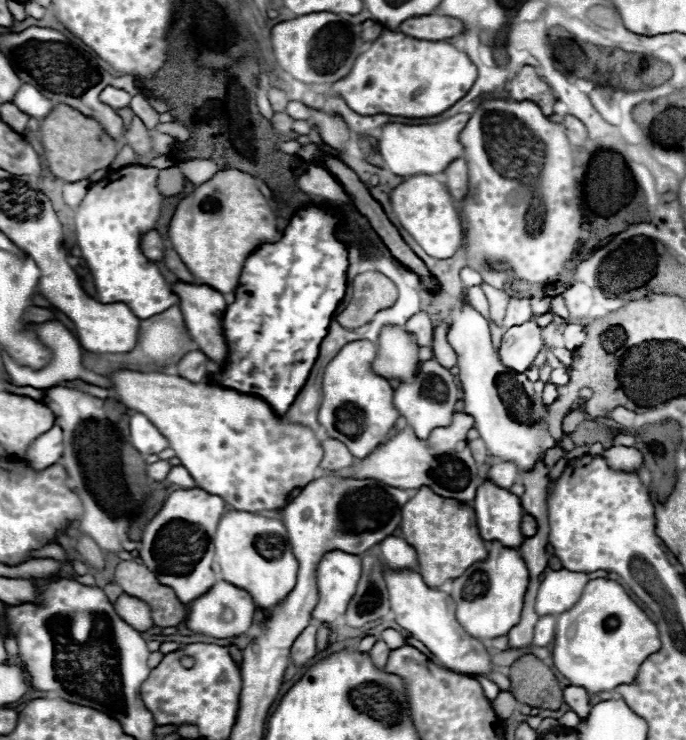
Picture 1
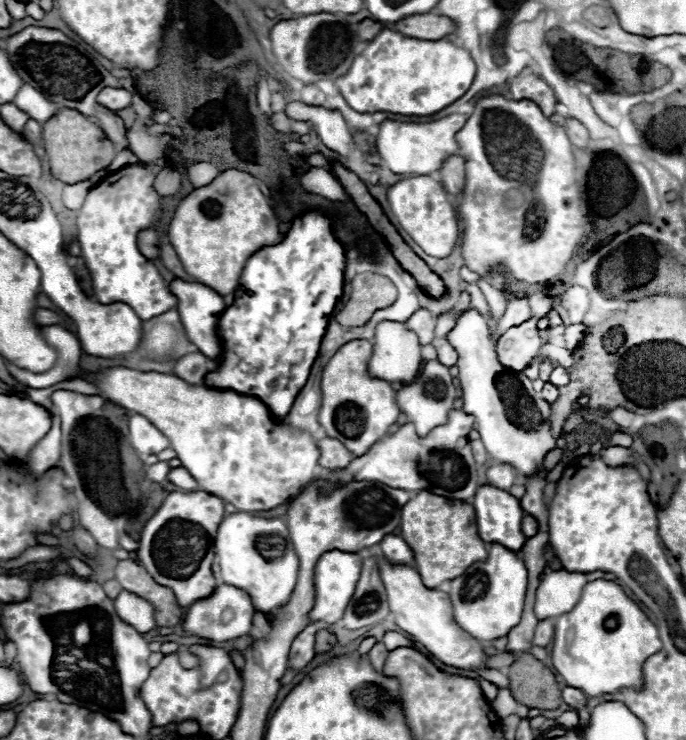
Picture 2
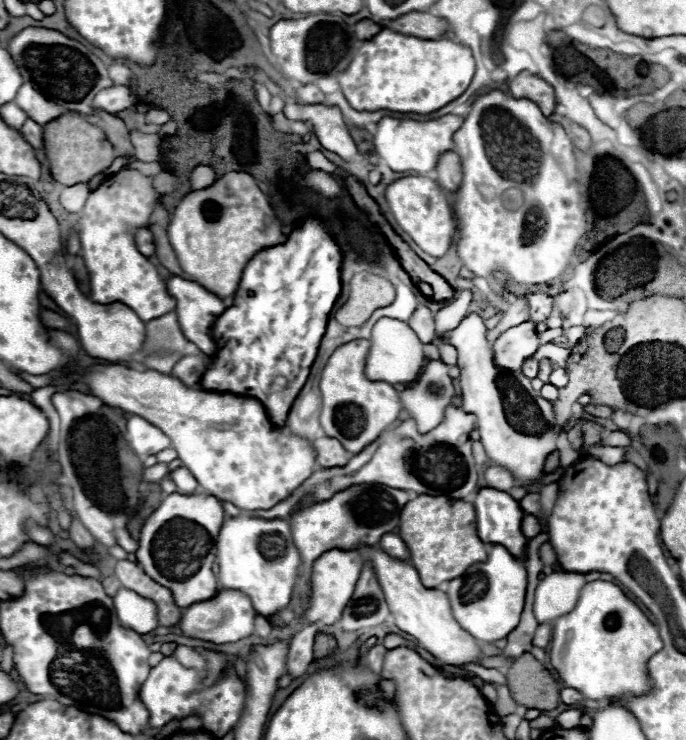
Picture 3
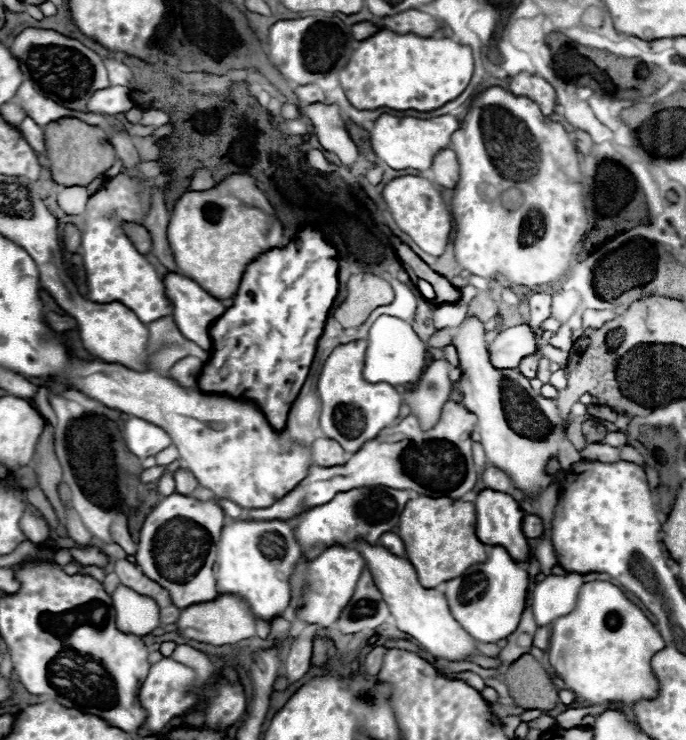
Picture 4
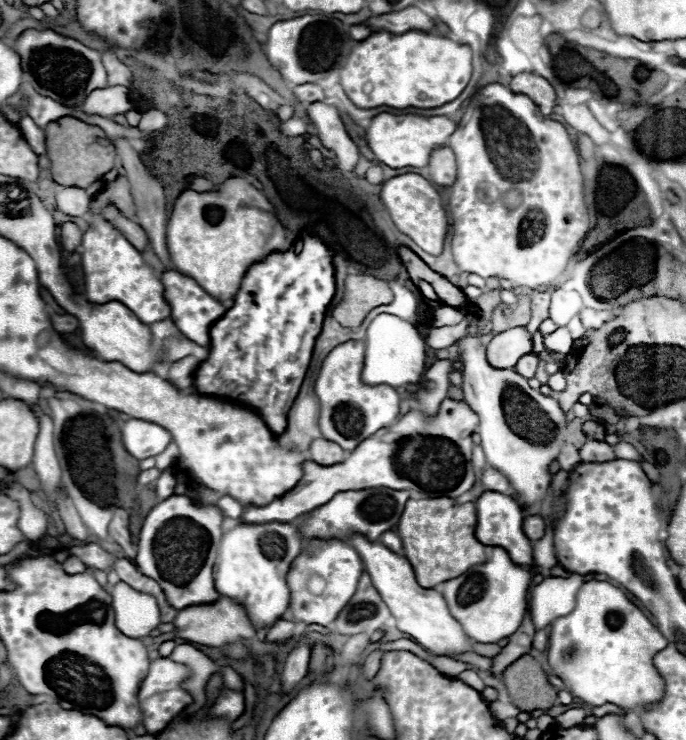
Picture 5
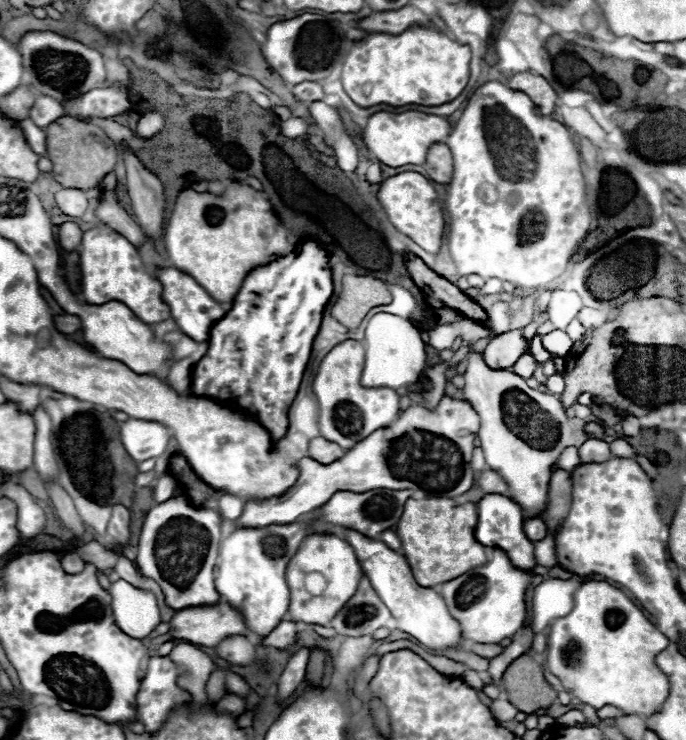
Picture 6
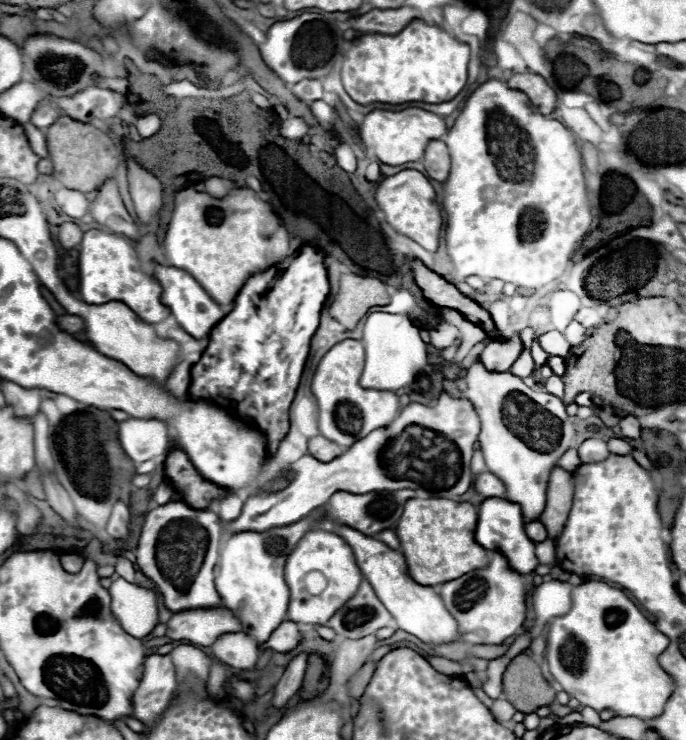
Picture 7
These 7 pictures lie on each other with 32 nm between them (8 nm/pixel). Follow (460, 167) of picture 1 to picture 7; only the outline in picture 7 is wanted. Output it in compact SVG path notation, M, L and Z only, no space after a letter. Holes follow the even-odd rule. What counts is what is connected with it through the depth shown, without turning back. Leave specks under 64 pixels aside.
M430 140L426 146L426 156L424 156L424 168L430 178L444 182L450 172L450 154L448 148L442 140Z

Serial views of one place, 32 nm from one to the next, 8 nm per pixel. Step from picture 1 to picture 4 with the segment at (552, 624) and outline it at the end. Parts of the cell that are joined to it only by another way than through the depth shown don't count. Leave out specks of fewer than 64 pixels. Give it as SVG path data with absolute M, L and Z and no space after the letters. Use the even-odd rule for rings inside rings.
M542 626L536 630L534 634L534 646L540 650L548 648L548 640L550 640L550 626Z

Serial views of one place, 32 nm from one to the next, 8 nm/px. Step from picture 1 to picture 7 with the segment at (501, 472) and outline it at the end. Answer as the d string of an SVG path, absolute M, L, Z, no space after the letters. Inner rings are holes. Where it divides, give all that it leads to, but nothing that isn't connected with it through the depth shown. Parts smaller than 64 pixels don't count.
M484 472L480 474L476 480L474 480L474 488L476 492L482 496L482 498L504 498L506 496L506 488L504 484L490 472Z

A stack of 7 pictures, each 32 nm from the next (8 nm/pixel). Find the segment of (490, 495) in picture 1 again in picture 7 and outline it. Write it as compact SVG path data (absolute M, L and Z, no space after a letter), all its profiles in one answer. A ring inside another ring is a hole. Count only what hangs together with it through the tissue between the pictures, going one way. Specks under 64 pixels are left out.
M488 498L482 502L482 506L478 510L476 542L486 550L500 550L506 556L510 568L518 574L524 574L524 576L534 574L534 570L538 566L538 560L534 556L534 542L526 536L526 530L524 530L522 510L514 502L500 500L500 498Z

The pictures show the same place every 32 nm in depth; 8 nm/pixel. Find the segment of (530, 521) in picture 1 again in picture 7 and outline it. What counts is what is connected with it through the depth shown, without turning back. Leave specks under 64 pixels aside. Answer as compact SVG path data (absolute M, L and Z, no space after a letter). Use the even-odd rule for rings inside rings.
M538 520L526 524L526 534L528 534L528 538L534 540L534 542L542 542L542 540L546 540L546 528L544 528Z

